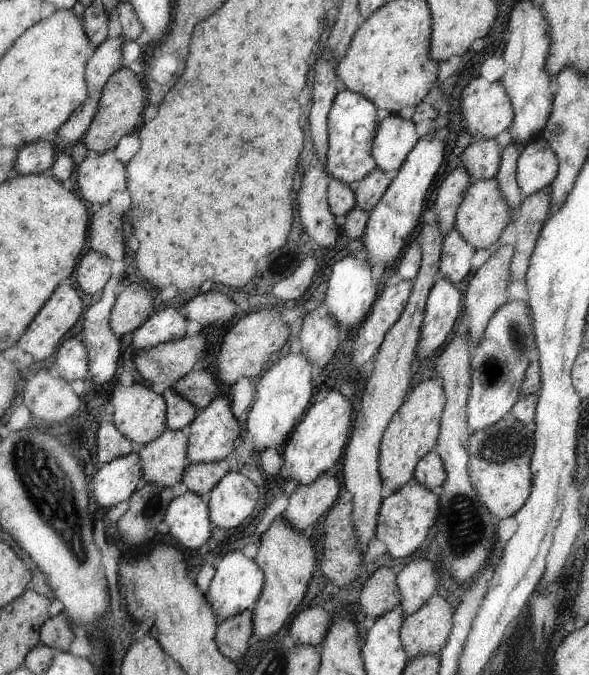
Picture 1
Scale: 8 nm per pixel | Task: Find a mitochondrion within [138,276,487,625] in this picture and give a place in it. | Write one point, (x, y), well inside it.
(156, 503)

